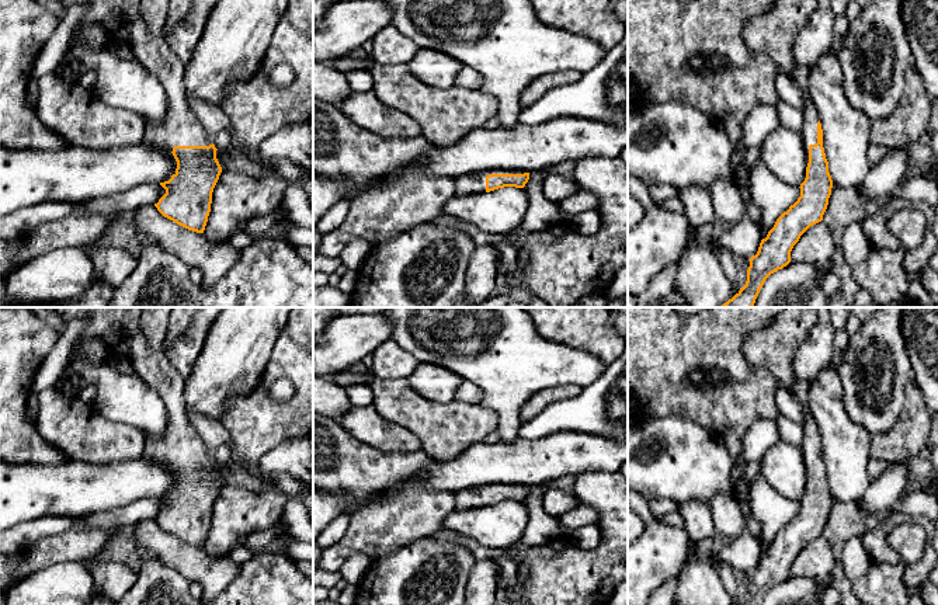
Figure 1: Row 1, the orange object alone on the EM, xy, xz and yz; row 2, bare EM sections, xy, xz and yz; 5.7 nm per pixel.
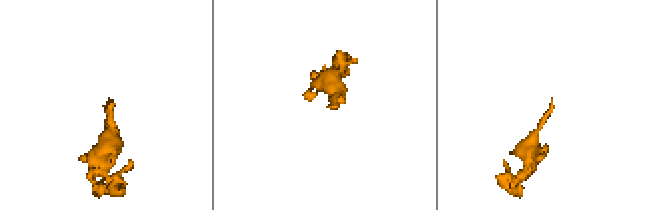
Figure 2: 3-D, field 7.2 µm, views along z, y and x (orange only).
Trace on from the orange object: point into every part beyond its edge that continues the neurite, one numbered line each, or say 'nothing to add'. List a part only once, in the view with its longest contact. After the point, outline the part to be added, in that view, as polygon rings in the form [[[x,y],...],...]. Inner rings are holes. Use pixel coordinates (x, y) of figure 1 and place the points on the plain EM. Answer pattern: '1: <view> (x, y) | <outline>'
1: xz (475, 497) | [[[480,486],[461,490],[455,494],[454,508],[462,511],[486,507],[486,491],[489,488],[524,488],[524,486]]]

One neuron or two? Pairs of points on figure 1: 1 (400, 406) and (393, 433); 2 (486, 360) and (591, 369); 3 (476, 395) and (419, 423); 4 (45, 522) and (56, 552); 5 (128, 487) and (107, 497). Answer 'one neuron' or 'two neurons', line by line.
1: two neurons
2: one neuron
3: two neurons
4: two neurons
5: one neuron

